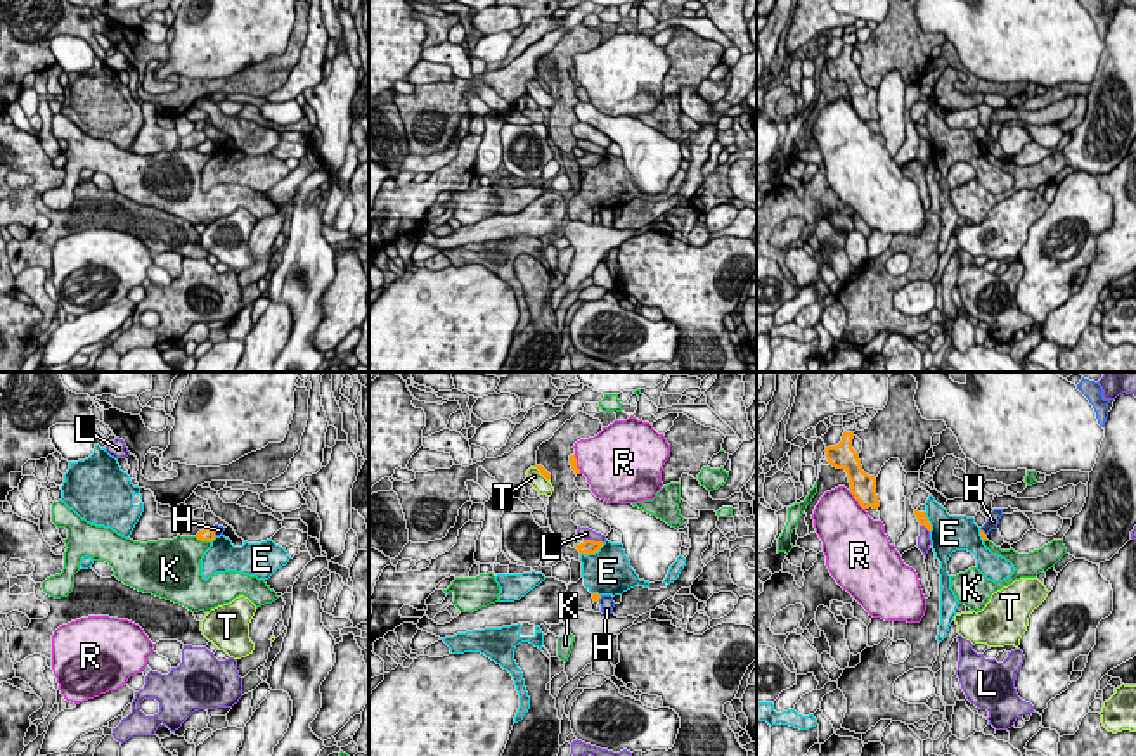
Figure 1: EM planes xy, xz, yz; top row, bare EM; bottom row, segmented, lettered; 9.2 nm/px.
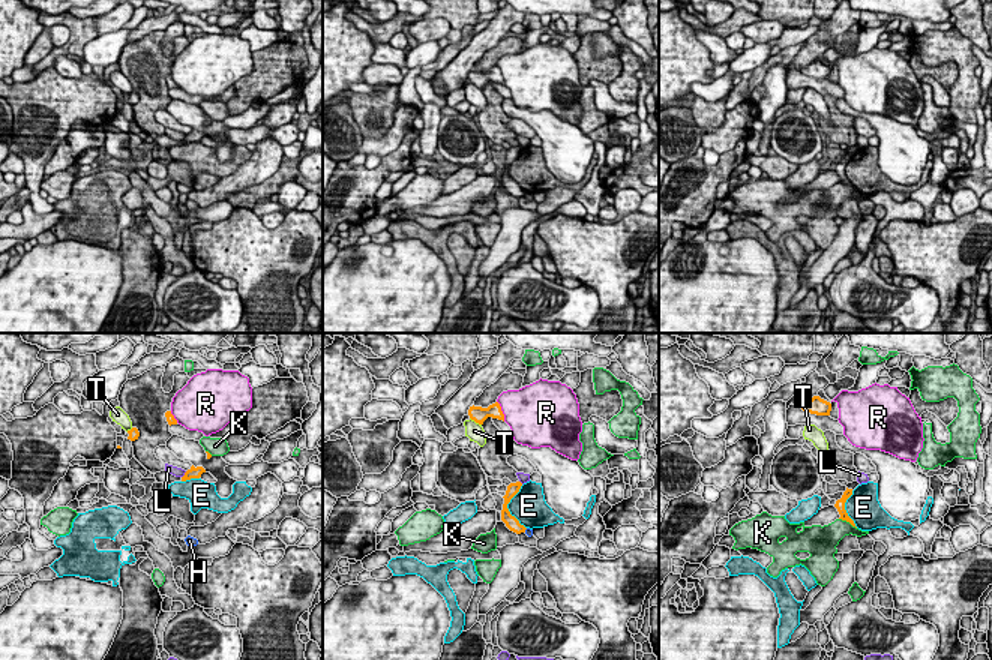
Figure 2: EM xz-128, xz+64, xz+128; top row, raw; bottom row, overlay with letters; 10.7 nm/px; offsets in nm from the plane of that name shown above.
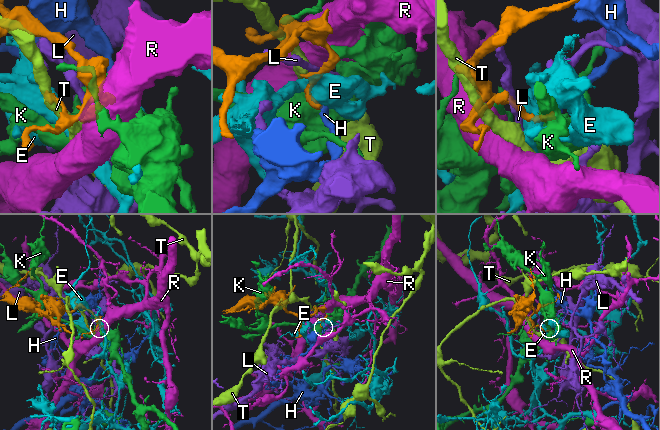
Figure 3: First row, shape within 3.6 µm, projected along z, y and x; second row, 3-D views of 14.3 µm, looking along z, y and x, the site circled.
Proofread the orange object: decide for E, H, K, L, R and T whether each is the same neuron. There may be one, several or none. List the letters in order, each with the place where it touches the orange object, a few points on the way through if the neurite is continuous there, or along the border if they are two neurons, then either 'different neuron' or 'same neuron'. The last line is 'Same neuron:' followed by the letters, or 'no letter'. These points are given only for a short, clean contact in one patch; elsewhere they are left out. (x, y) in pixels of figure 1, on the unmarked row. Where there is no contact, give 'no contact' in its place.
E: xz (593, 165) | different neuron
H: xy (213, 144) | along xy (212, 140), (217, 147) | different neuron
K: xy (203, 153) | different neuron
L: xz (593, 153) | different neuron
R: yz (856, 111) | different neuron
T: xz (541, 85) | different neuron
Same neuron: no letter

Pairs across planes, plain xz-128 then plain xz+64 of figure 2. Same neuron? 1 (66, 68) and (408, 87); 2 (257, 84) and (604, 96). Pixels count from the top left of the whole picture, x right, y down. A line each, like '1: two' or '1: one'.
1: two
2: two

